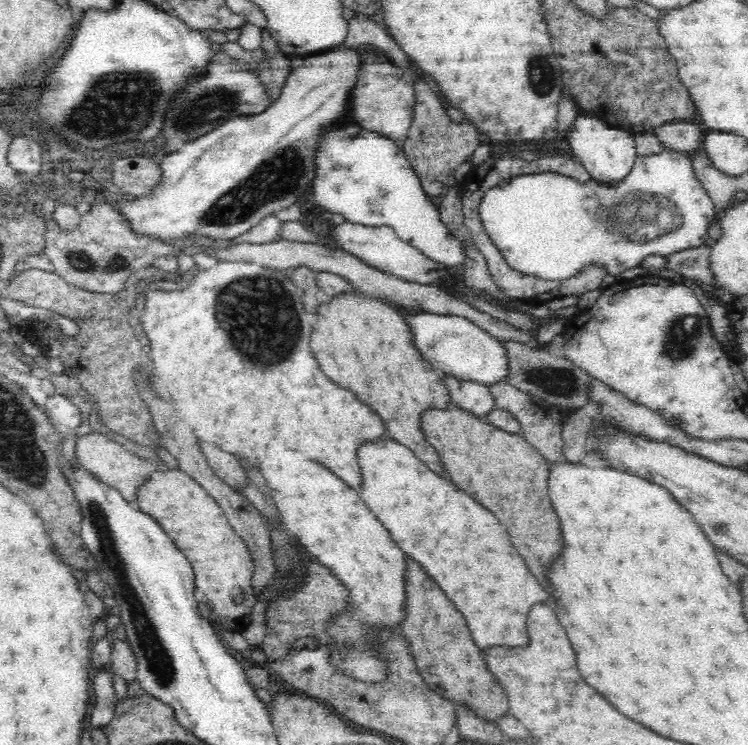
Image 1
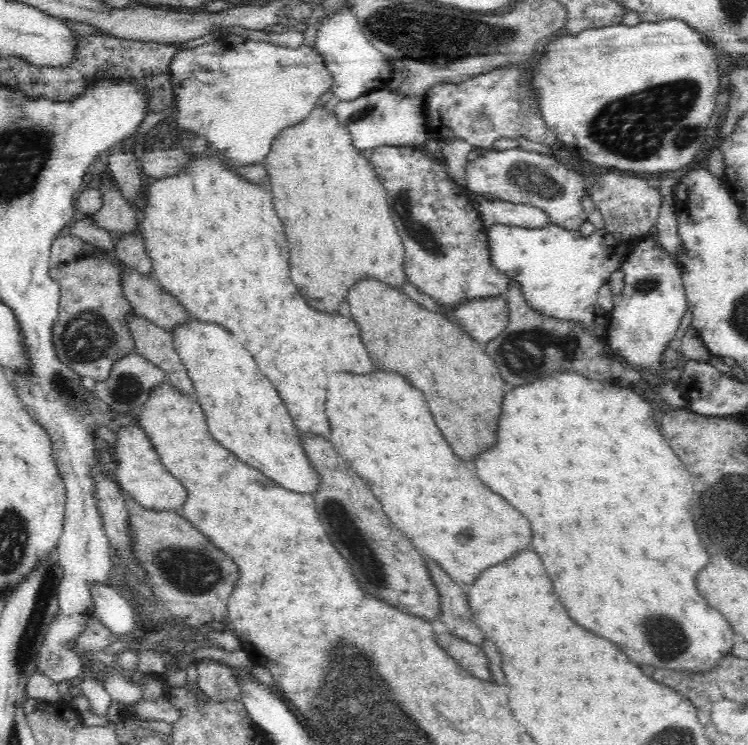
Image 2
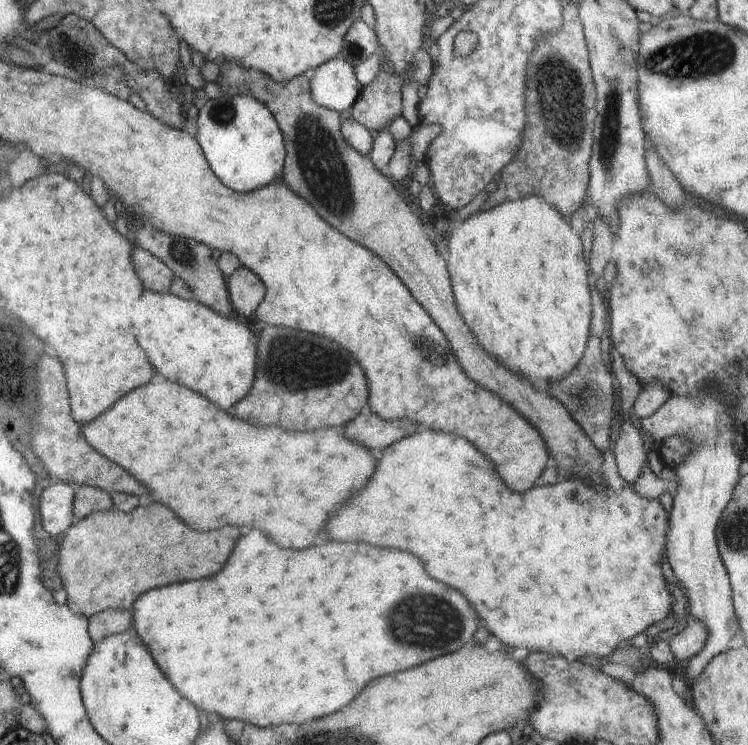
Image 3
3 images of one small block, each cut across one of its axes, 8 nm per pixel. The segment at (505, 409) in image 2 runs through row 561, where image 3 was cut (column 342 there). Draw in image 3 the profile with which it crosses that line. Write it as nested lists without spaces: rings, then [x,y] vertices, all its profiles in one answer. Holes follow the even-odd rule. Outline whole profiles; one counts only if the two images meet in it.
[[[252,530],[250,534],[240,538],[226,568],[218,572],[216,576],[206,578],[206,580],[172,584],[172,586],[150,590],[136,600],[131,614],[133,615],[132,626],[137,636],[149,649],[154,663],[164,672],[181,696],[188,698],[197,708],[205,710],[209,716],[240,720],[258,727],[272,727],[282,722],[302,724],[302,722],[310,722],[314,718],[332,714],[348,706],[364,690],[364,684],[368,680],[384,676],[384,674],[392,674],[398,670],[408,670],[436,656],[454,652],[462,648],[468,640],[472,640],[474,632],[478,630],[478,616],[474,608],[470,606],[470,602],[460,592],[446,588],[446,584],[432,580],[428,572],[424,570],[424,566],[420,564],[420,560],[412,556],[410,552],[374,548],[368,544],[342,544],[342,542],[328,542],[324,546],[312,546],[306,550],[284,550],[272,540],[268,540],[268,536],[260,530]],[[396,618],[398,620],[406,618],[406,640],[404,640],[404,624],[400,628]]]

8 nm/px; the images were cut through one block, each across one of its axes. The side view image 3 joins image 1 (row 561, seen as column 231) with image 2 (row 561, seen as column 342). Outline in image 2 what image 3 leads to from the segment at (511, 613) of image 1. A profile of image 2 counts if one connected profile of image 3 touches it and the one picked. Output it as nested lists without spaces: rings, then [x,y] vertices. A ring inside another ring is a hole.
[[[374,370],[362,376],[332,372],[328,376],[326,412],[332,428],[332,444],[338,454],[372,488],[388,518],[412,540],[414,546],[428,554],[430,562],[438,562],[458,584],[467,588],[484,568],[500,564],[518,550],[530,546],[532,530],[528,518],[496,492],[490,492],[488,486],[482,486],[482,482],[466,468],[466,462],[460,460],[444,440],[422,392],[408,384],[398,372]]]

